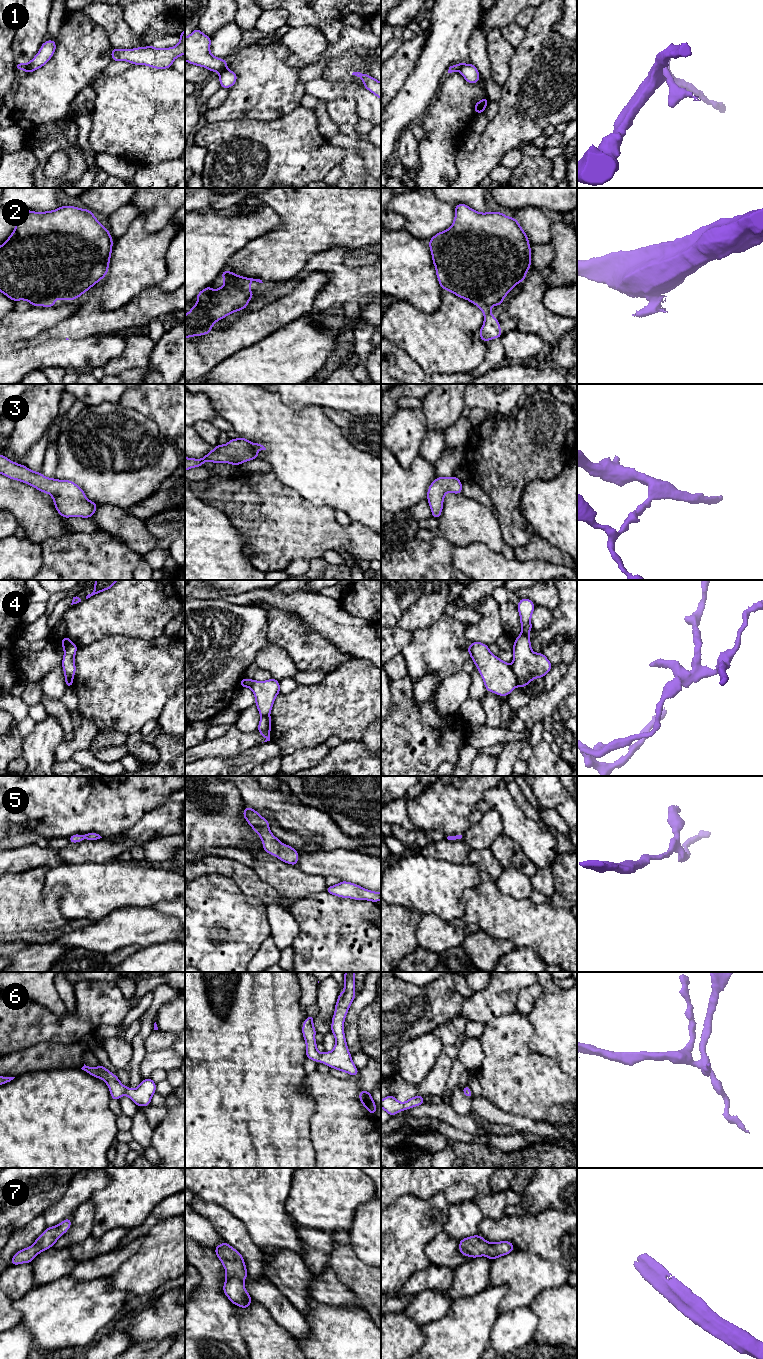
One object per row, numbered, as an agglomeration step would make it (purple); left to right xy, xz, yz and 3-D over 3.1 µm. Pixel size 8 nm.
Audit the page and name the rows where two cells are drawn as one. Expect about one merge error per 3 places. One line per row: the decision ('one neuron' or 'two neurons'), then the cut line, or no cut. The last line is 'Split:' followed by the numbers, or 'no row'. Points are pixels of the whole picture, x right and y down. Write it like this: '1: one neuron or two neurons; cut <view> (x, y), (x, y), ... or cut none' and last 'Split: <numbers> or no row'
1: two neurons; cut xy (27, 64), (25, 70)
2: two neurons; cut yz (475, 303), (484, 303), (490, 308)
3: one neuron; cut none
4: two neurons; cut yz (511, 667), (517, 685)
5: one neuron; cut none
6: one neuron; cut none
7: one neuron; cut none
Split: 1, 2, 4

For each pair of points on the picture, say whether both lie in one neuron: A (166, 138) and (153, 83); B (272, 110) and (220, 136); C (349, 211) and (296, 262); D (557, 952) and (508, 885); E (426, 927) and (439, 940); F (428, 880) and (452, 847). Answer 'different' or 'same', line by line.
A: same
B: different
C: same
D: different
E: same
F: different

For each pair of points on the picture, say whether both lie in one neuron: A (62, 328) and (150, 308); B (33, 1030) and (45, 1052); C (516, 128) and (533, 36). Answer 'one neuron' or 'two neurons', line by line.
A: one neuron
B: two neurons
C: one neuron

